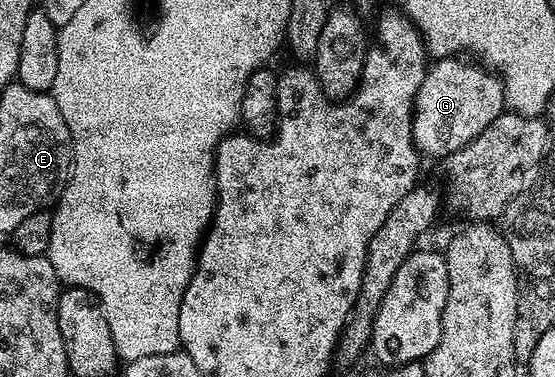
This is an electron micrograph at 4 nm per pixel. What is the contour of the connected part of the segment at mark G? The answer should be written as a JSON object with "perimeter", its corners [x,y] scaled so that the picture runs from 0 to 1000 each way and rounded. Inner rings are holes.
{"perimeter":[[[805,149],[782,156],[768,178],[766,204],[755,228],[755,249],[744,273],[744,374],[753,406],[760,416],[811,414],[856,366],[863,366],[863,355],[870,355],[870,345],[877,345],[877,334],[885,334],[885,324],[892,324],[892,313],[899,313],[912,286],[910,233],[903,225],[903,204],[883,183],[845,154]]]}

